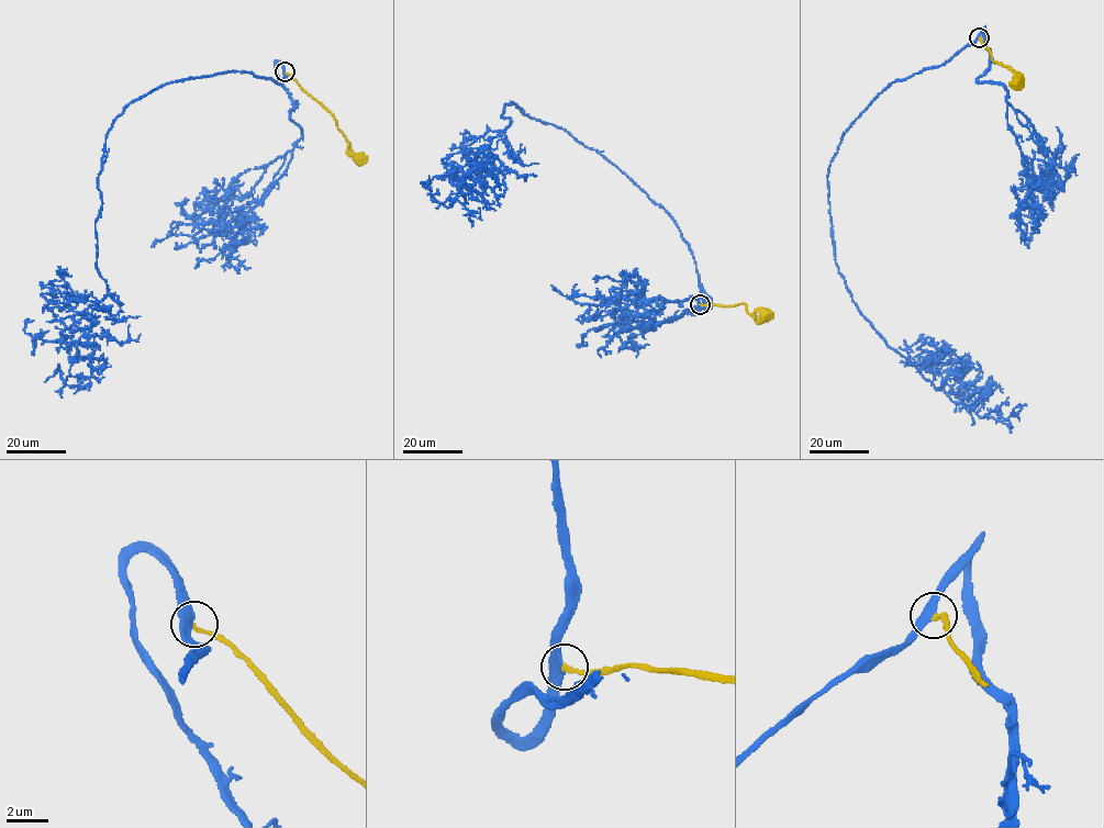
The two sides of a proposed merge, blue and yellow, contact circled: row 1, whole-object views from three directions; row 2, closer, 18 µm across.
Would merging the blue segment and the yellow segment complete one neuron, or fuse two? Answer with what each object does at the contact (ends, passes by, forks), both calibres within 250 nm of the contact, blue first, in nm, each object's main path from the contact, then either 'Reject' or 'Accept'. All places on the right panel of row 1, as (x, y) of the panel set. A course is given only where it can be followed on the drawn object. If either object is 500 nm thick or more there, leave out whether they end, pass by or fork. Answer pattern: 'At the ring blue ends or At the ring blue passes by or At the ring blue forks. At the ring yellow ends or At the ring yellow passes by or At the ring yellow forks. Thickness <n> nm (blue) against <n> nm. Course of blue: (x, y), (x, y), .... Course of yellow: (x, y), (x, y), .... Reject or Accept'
At the ring blue passes by. At the ring yellow ends. Thickness 300 nm (blue) against 160 nm. Course of blue: (979, 37), (892, 82), (842, 137), (827, 176), (832, 237), (862, 316), (936, 389), (996, 420), (1019, 403). Course of yellow: (979, 37), (990, 51), (991, 59), (1022, 75), (1022, 84), (1017, 85). Accept

